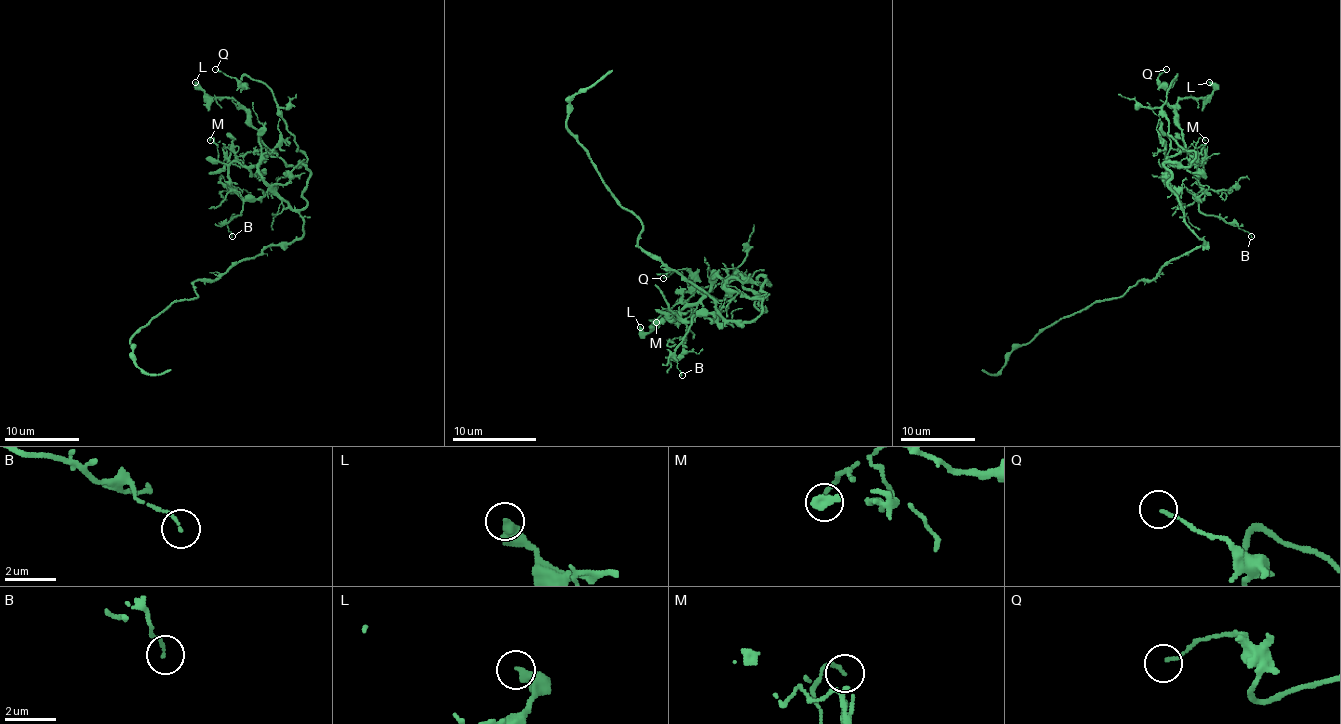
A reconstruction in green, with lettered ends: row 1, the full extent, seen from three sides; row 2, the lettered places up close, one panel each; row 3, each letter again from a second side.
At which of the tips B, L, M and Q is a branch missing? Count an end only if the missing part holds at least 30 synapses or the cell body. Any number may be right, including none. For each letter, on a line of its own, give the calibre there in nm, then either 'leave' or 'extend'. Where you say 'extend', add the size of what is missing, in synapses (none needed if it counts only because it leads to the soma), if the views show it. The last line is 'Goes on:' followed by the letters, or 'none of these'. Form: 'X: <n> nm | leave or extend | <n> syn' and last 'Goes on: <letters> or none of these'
B: 120 nm | leave
L: 280 nm | leave
M: 130 nm | leave
Q: 110 nm | leave
Goes on: none of these

